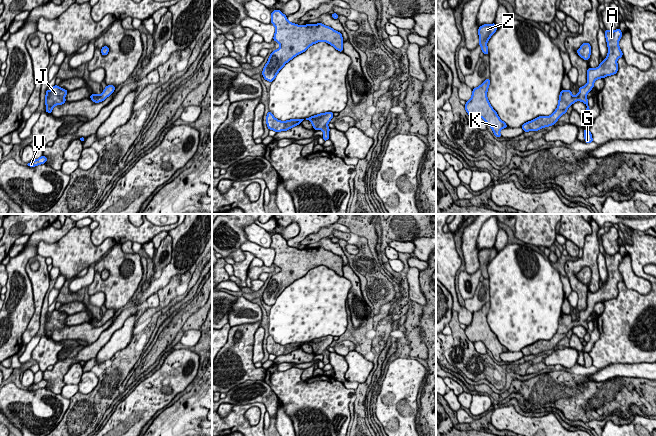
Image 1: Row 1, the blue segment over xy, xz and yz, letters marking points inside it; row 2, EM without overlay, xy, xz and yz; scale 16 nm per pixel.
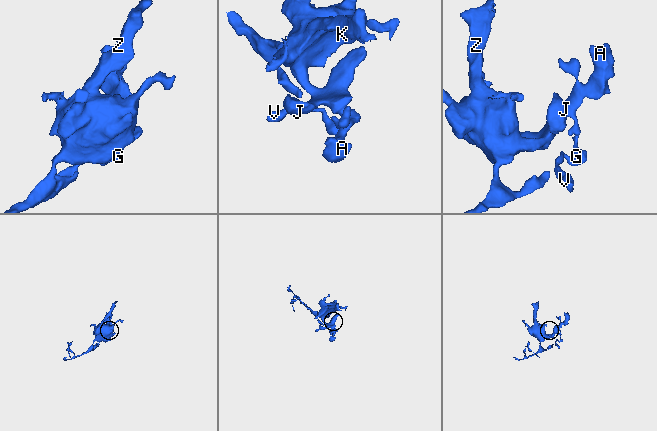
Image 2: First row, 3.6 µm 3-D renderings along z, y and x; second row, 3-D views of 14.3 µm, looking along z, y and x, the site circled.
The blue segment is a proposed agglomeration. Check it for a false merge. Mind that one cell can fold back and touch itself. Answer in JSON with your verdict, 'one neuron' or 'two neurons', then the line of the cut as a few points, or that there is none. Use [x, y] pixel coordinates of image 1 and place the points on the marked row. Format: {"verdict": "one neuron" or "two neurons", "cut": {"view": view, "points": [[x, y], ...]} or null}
{"verdict": "one neuron", "cut": null}

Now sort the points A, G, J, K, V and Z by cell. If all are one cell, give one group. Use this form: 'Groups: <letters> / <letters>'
Groups: A G J K V Z

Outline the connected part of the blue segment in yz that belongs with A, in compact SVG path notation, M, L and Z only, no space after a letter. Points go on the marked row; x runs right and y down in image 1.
M618 28L614 31L605 30L605 37L608 46L608 54L601 64L595 69L588 68L587 70L587 84L579 87L579 93L572 95L571 90L561 90L559 95L558 106L550 116L539 116L534 120L524 123L521 128L524 132L538 131L544 127L554 125L560 116L565 114L570 105L576 101L581 101L586 104L587 109L584 111L584 117L590 116L590 108L588 106L587 94L594 87L594 82L599 78L604 78L614 75L618 72L617 60L623 57L623 53L619 47L619 40L622 37L622 32Z

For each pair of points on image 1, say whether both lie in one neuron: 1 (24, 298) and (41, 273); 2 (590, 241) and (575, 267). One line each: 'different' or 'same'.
1: different
2: same

